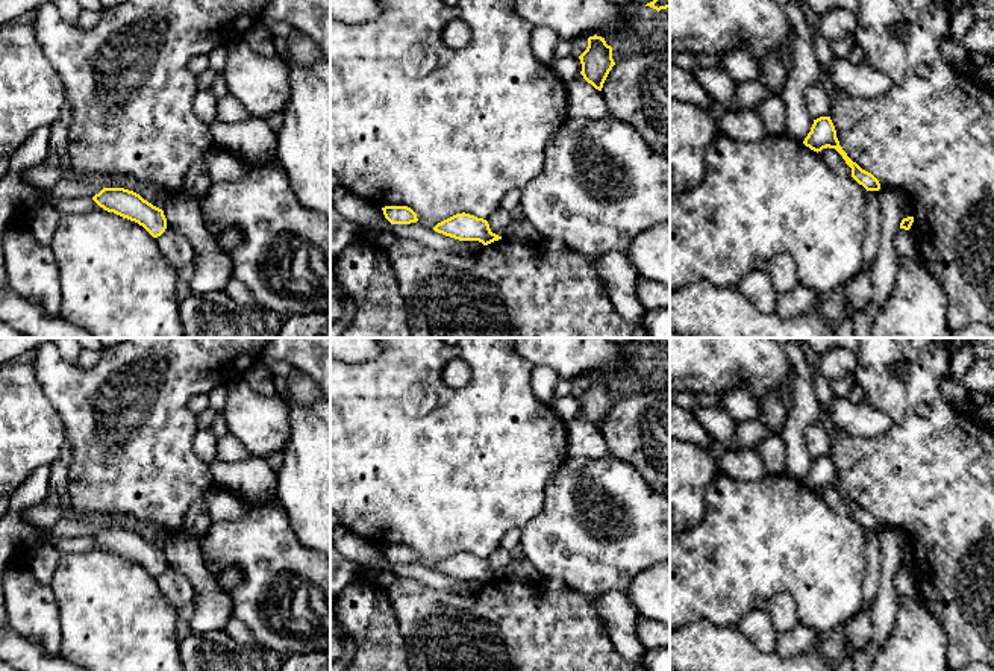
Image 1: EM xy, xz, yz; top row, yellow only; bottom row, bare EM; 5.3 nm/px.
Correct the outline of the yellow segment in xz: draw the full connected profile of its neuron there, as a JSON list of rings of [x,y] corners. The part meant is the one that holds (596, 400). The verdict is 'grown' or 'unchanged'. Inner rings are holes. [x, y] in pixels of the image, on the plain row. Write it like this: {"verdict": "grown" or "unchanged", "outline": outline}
{"verdict": "unchanged", "outline": [[[589,376],[586,389],[579,395],[582,403],[580,414],[595,429],[602,430],[603,423],[615,404],[612,386],[602,376]]]}

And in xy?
{"verdict": "unchanged", "outline": [[[103,527],[92,539],[108,551],[138,562],[153,577],[161,576],[167,568],[164,550],[133,530],[124,527]]]}

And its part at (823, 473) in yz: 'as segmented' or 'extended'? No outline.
as segmented

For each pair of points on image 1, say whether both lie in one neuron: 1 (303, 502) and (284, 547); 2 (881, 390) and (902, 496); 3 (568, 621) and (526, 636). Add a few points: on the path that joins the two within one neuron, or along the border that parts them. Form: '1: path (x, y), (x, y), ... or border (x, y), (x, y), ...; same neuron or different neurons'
1: border (275, 499), (284, 508), (296, 536), (314, 550); different neurons
2: path (902, 415), (902, 470); same neuron
3: path (558, 632), (553, 636), (537, 636); same neuron

